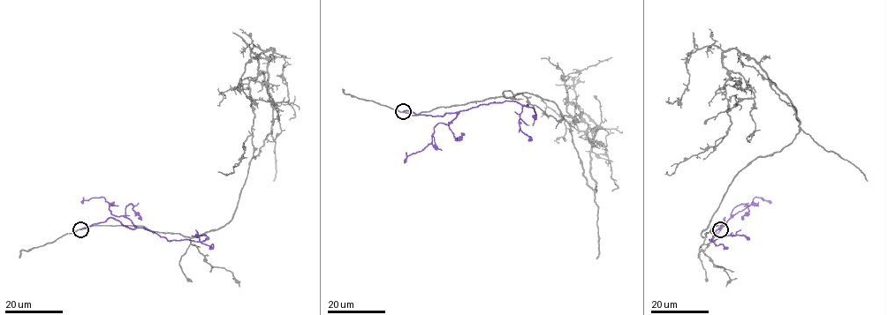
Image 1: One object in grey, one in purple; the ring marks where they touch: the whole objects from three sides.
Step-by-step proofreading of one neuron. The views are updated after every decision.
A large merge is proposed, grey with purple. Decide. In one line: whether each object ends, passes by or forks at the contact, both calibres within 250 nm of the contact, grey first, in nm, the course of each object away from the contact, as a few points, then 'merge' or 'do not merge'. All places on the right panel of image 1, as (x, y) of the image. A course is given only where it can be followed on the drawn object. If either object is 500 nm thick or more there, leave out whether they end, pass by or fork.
grey passes by; purple ends there; 240 nm thick on the grey side, 200 nm on the other; grey runs (720, 229), (702, 236), (732, 179), (799, 131), (797, 108), (755, 61), (723, 52), (728, 133), (667, 171); purple runs (720, 229), (724, 218), (721, 228), (713, 234), (709, 240), (737, 235), (749, 239); do not merge

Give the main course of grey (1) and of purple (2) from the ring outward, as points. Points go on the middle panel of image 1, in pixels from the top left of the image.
1: (403, 111), (528, 93), (550, 100), (596, 190), (597, 127), (582, 114), (576, 123), (562, 71), (541, 59)
2: (403, 111), (444, 116), (480, 104), (517, 101), (522, 106), (519, 128), (528, 136), (528, 141)

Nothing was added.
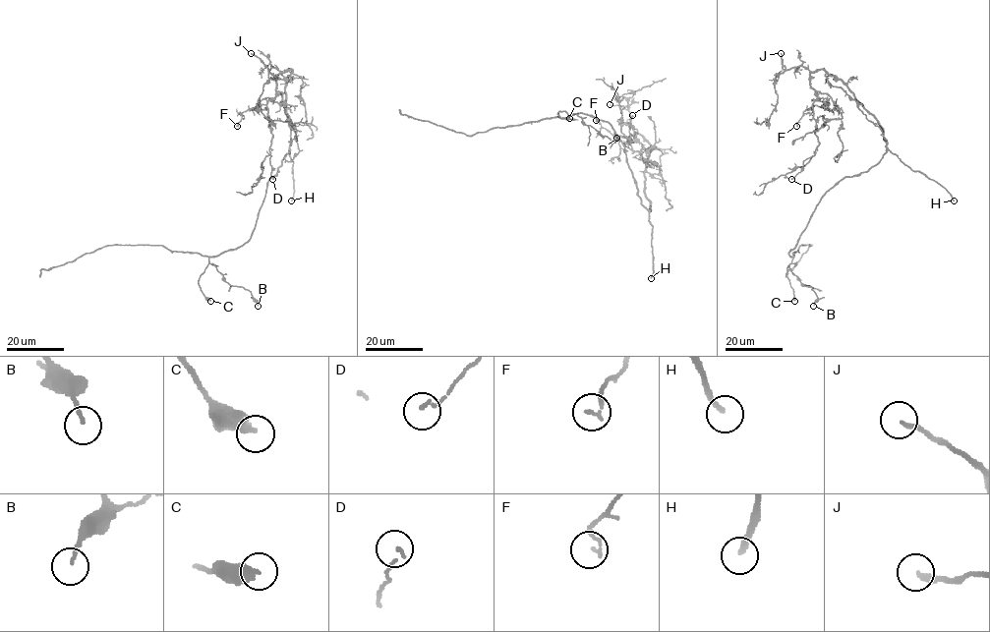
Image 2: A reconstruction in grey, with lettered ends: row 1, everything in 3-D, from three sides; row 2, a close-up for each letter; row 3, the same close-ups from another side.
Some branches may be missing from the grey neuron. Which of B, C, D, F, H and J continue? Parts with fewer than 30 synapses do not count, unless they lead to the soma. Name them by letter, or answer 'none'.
H

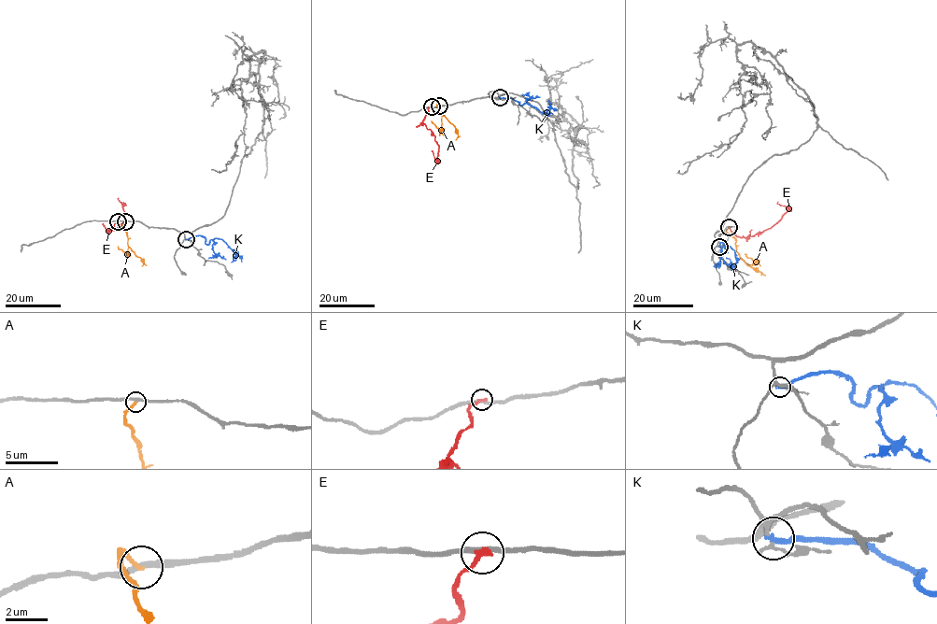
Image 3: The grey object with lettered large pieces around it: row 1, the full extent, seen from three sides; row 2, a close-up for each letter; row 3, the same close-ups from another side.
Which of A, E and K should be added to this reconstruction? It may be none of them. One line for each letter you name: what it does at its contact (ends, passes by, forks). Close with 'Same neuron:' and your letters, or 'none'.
Same neuron: none

